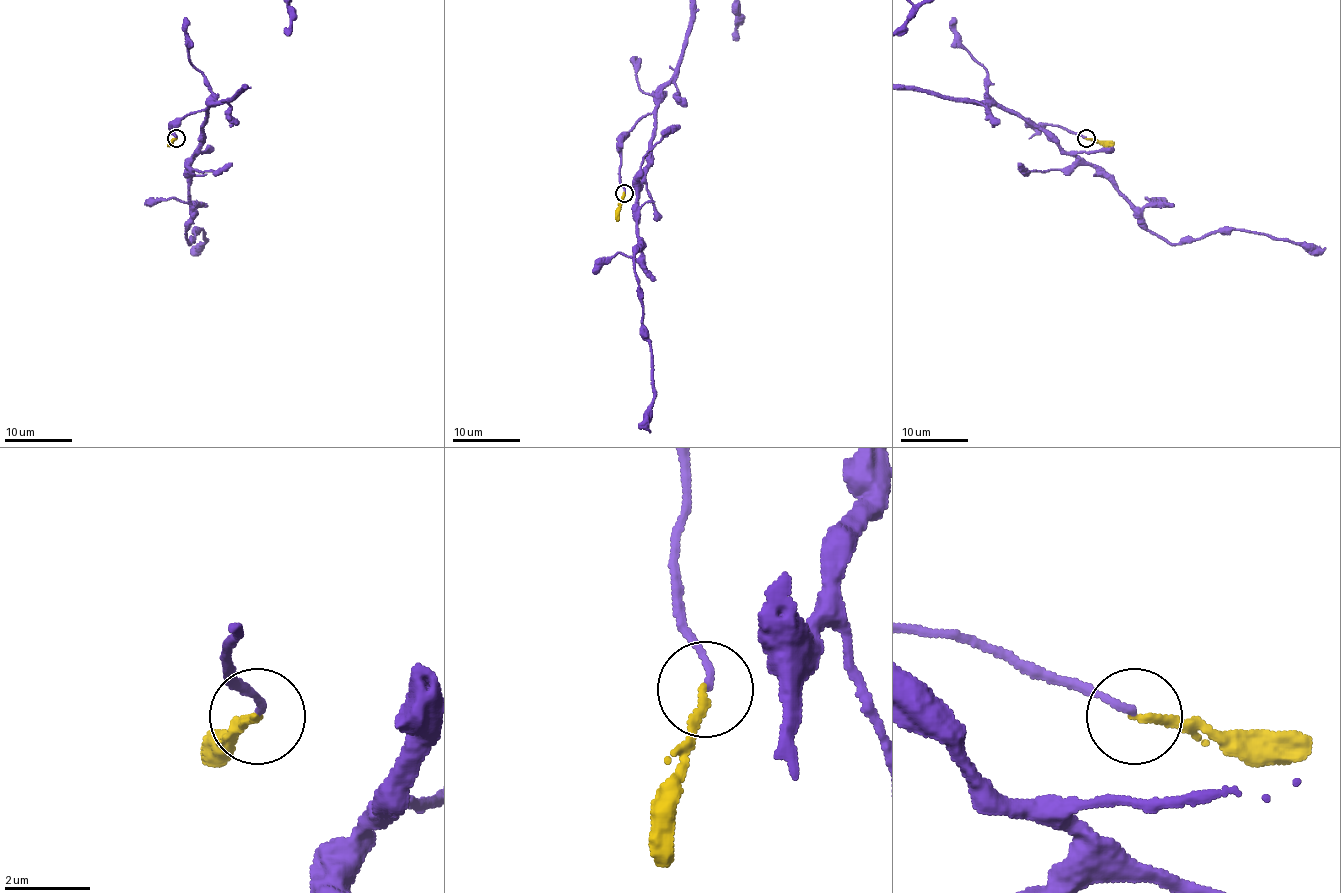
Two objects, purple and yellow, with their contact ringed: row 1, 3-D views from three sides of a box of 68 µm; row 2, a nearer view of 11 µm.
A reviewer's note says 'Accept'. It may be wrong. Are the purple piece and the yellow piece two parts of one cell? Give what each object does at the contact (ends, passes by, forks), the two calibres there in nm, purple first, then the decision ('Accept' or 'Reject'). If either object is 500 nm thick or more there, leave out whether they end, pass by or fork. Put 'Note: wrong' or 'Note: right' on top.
Note: right
At the ring purple ends. At the ring yellow ends. Thickness 170 nm (purple) against 180 nm. Accept

